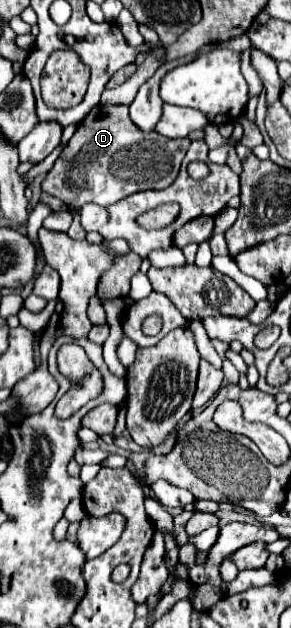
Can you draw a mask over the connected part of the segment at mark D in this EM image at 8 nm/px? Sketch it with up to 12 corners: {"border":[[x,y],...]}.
{"border":[[100,105],[42,181],[74,217],[174,183],[188,145]]}

